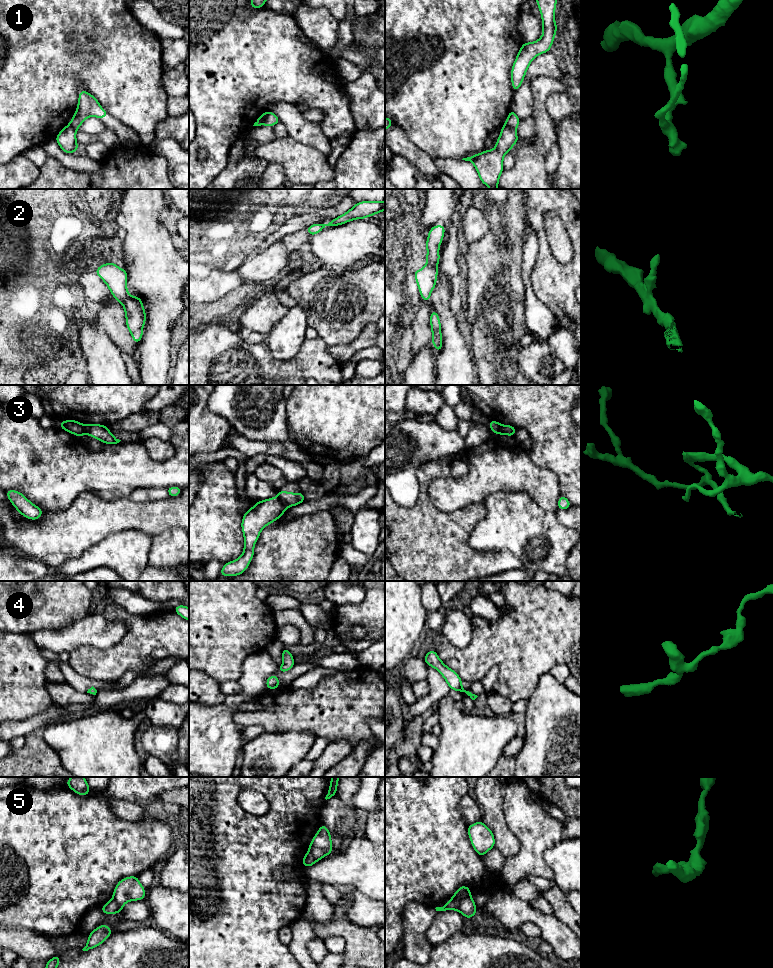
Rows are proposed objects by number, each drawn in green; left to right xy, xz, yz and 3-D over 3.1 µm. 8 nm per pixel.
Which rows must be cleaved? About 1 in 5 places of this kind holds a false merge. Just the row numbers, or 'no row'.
1, 3

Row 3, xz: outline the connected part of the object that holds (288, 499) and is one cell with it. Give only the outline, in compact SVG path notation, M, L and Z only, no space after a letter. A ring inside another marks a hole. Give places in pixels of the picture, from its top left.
M278 490L278 498L287 507L292 507L305 501L305 497L302 492L290 493Z

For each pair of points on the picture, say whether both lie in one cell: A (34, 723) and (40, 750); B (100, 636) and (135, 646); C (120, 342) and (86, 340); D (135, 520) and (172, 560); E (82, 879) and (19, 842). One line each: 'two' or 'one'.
A: two
B: two
C: two
D: two
E: one

